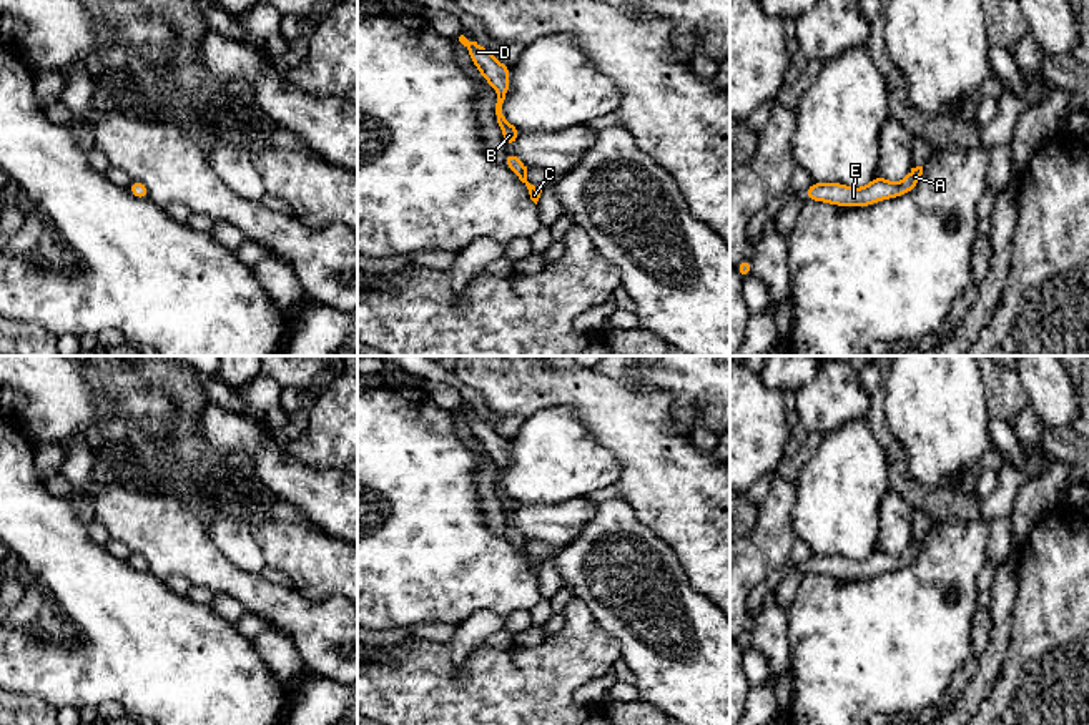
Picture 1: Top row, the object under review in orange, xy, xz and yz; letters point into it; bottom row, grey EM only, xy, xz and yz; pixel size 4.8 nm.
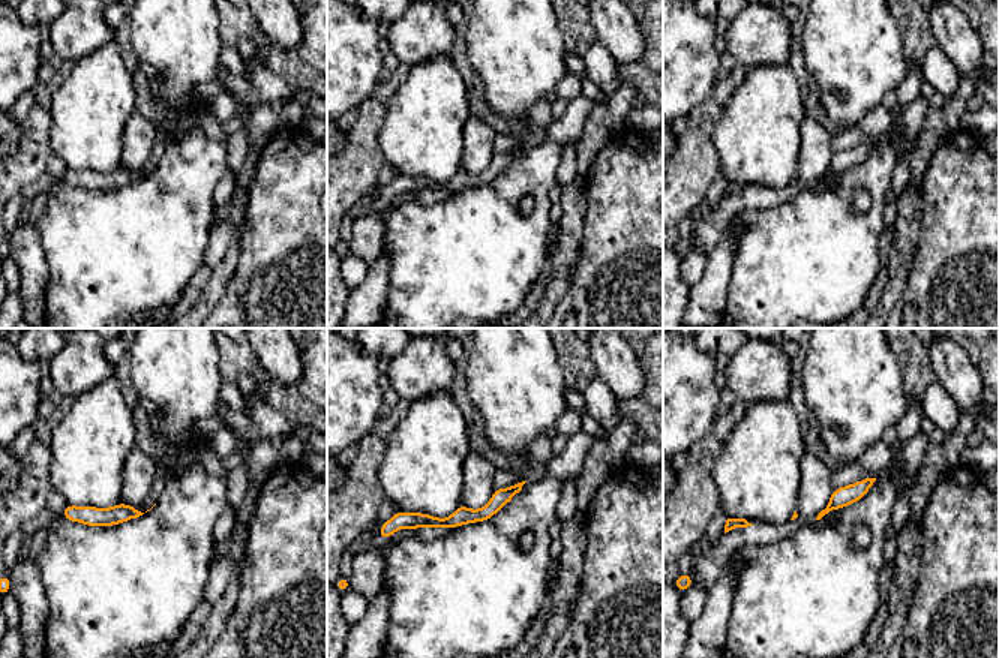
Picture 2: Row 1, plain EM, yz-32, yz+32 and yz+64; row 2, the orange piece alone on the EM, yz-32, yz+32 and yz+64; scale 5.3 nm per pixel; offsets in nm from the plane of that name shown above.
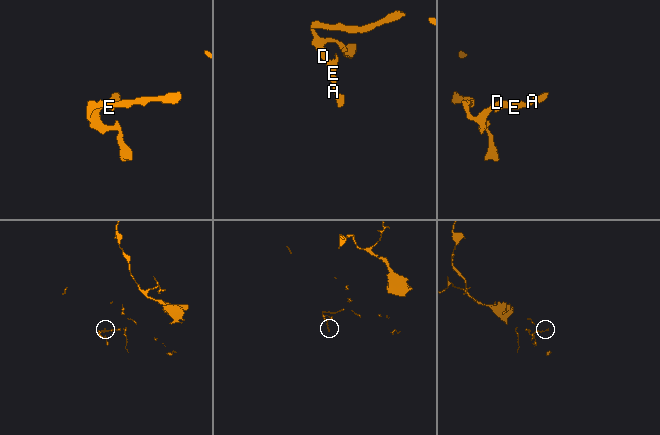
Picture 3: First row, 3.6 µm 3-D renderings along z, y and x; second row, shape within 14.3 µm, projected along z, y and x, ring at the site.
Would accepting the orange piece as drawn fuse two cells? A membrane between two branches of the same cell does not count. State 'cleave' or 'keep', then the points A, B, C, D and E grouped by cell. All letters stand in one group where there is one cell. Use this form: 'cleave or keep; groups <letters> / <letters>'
keep; groups A B C D E

